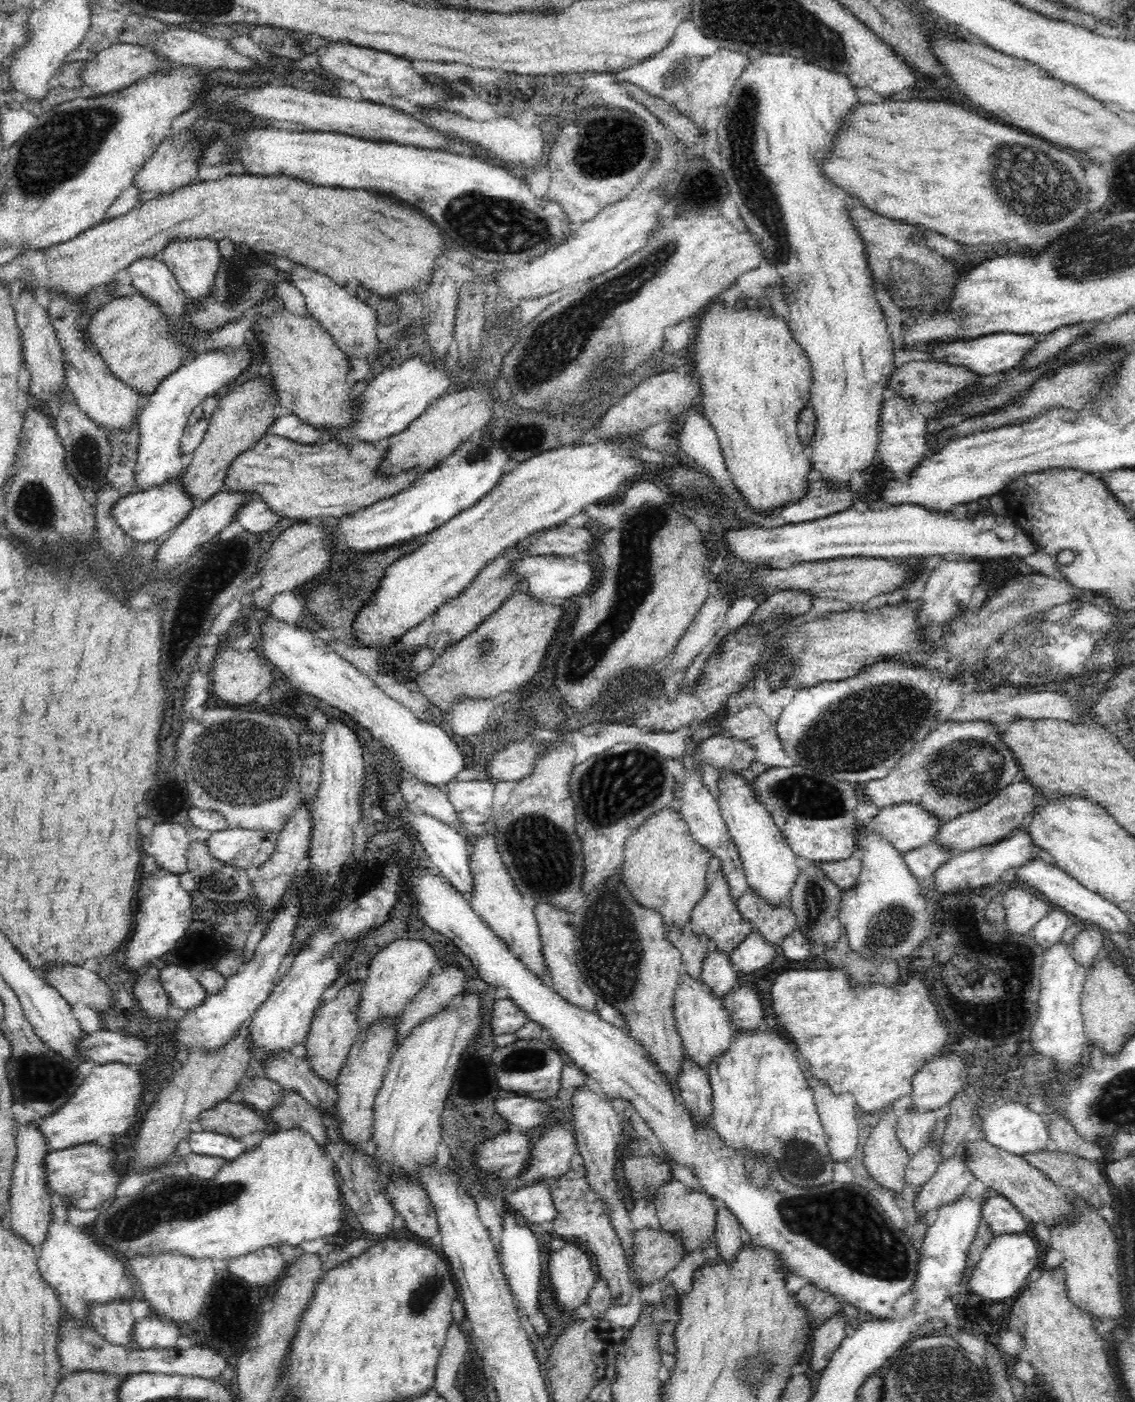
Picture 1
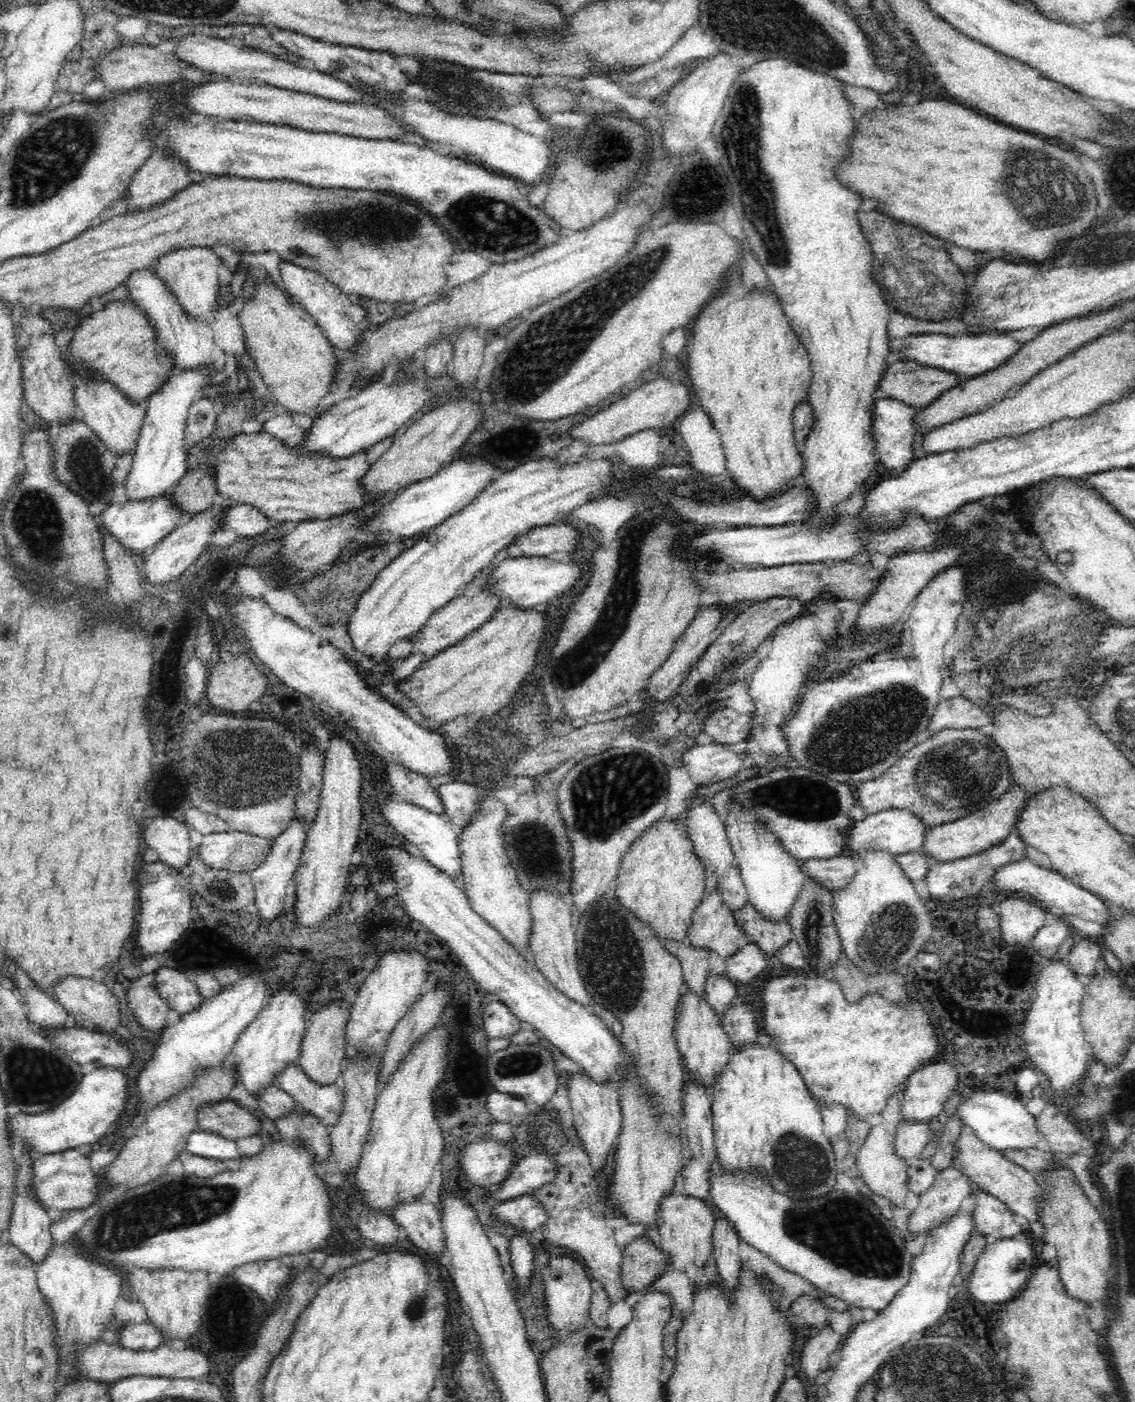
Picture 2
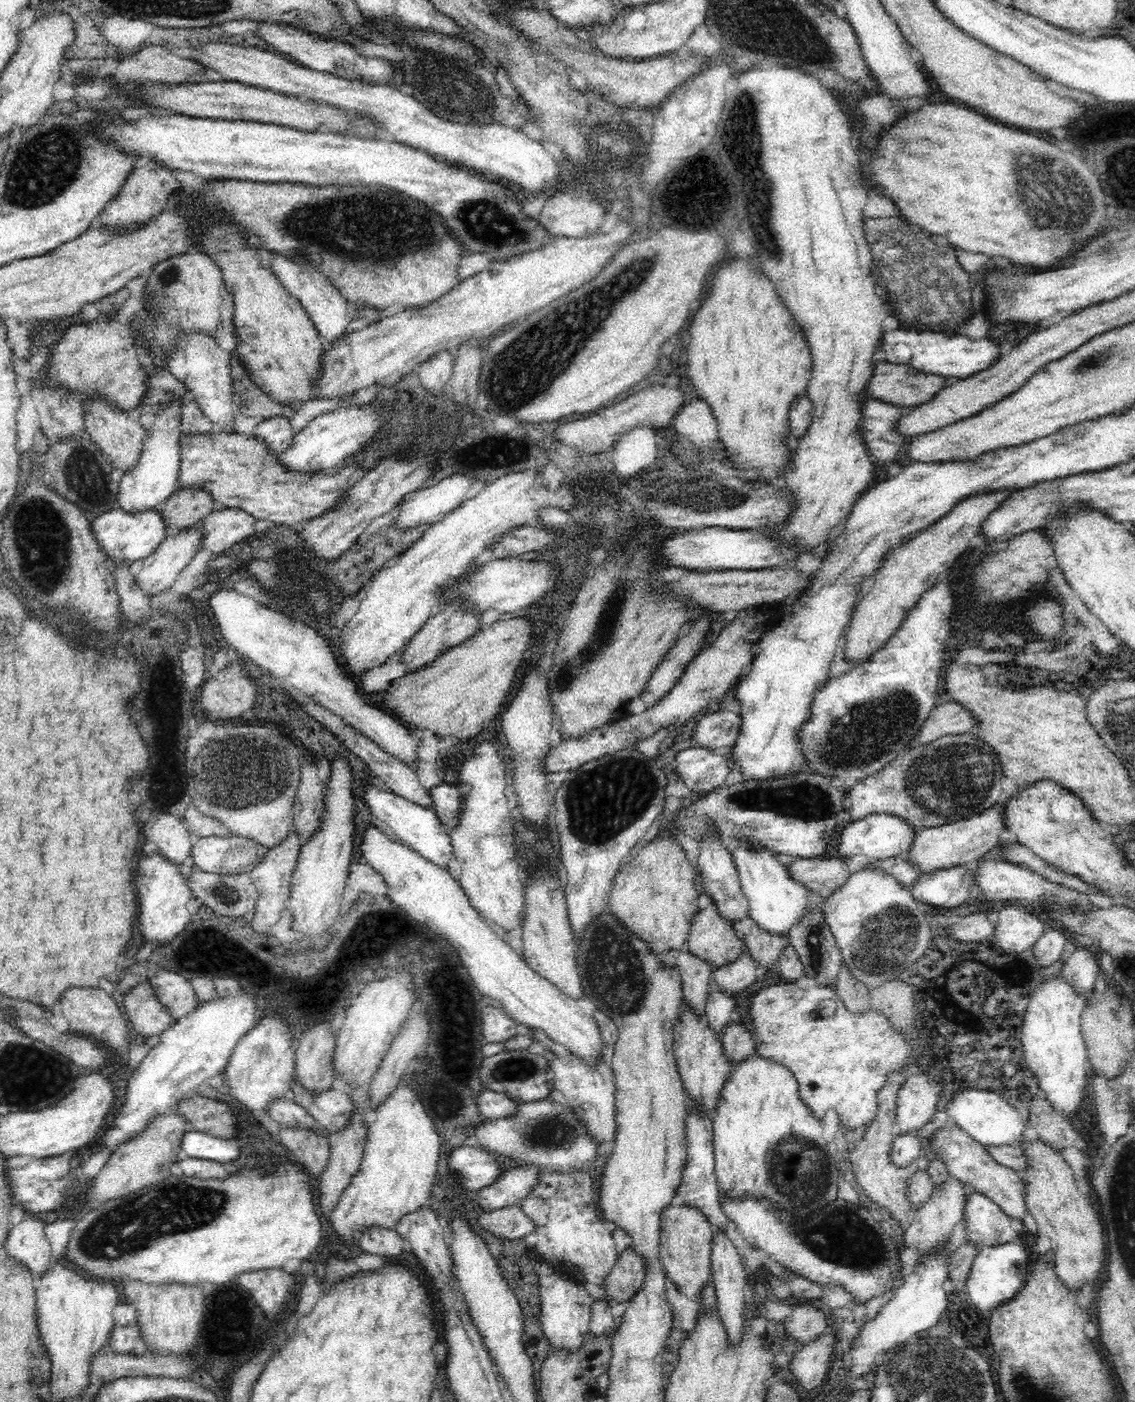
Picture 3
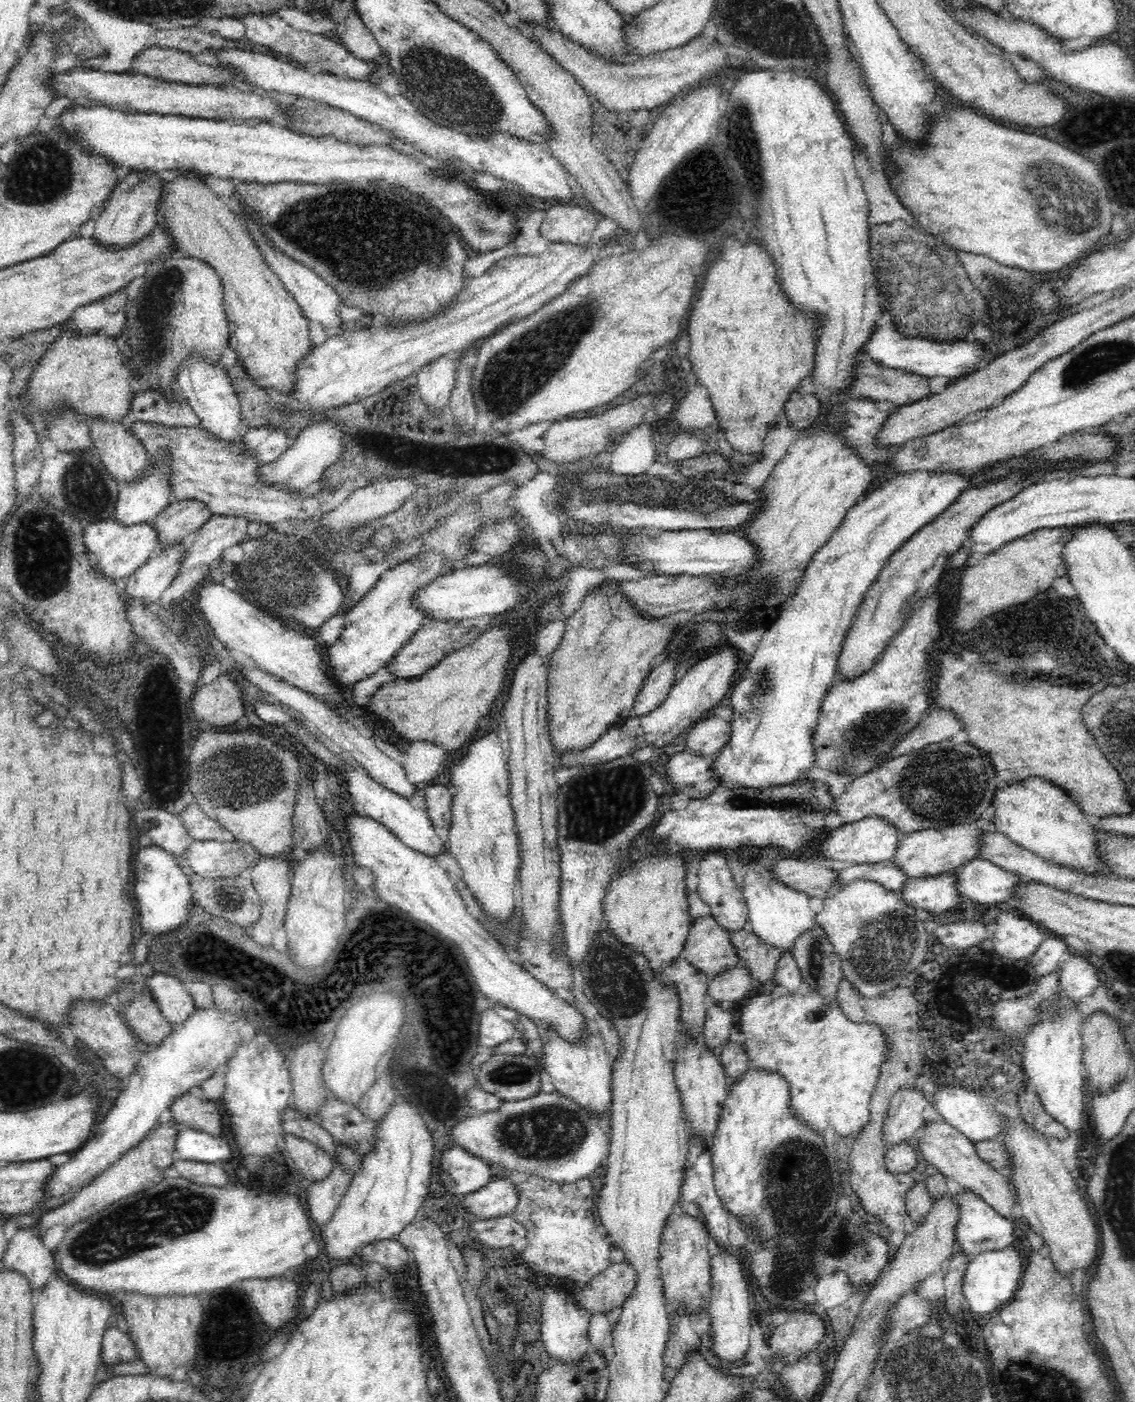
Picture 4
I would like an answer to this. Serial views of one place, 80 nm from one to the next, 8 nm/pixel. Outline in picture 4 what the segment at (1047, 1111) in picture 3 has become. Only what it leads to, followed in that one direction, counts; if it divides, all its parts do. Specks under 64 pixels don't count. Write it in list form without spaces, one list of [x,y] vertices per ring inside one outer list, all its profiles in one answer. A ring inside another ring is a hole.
[[[1026,1090],[1024,1094],[1017,1096],[1020,1114],[1026,1124],[1030,1125],[1040,1134],[1048,1137],[1065,1139],[1067,1130],[1057,1125],[1054,1120],[1042,1106],[1041,1100],[1038,1098],[1037,1092]]]

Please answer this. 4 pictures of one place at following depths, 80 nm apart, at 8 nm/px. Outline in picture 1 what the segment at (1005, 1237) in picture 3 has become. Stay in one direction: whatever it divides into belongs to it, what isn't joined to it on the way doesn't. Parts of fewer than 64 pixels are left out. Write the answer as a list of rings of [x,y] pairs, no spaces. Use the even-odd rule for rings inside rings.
[[[988,1192],[981,1210],[981,1220],[988,1225],[995,1237],[998,1234],[1018,1234],[1025,1232],[1028,1225],[1022,1214],[1010,1200],[996,1192]]]

